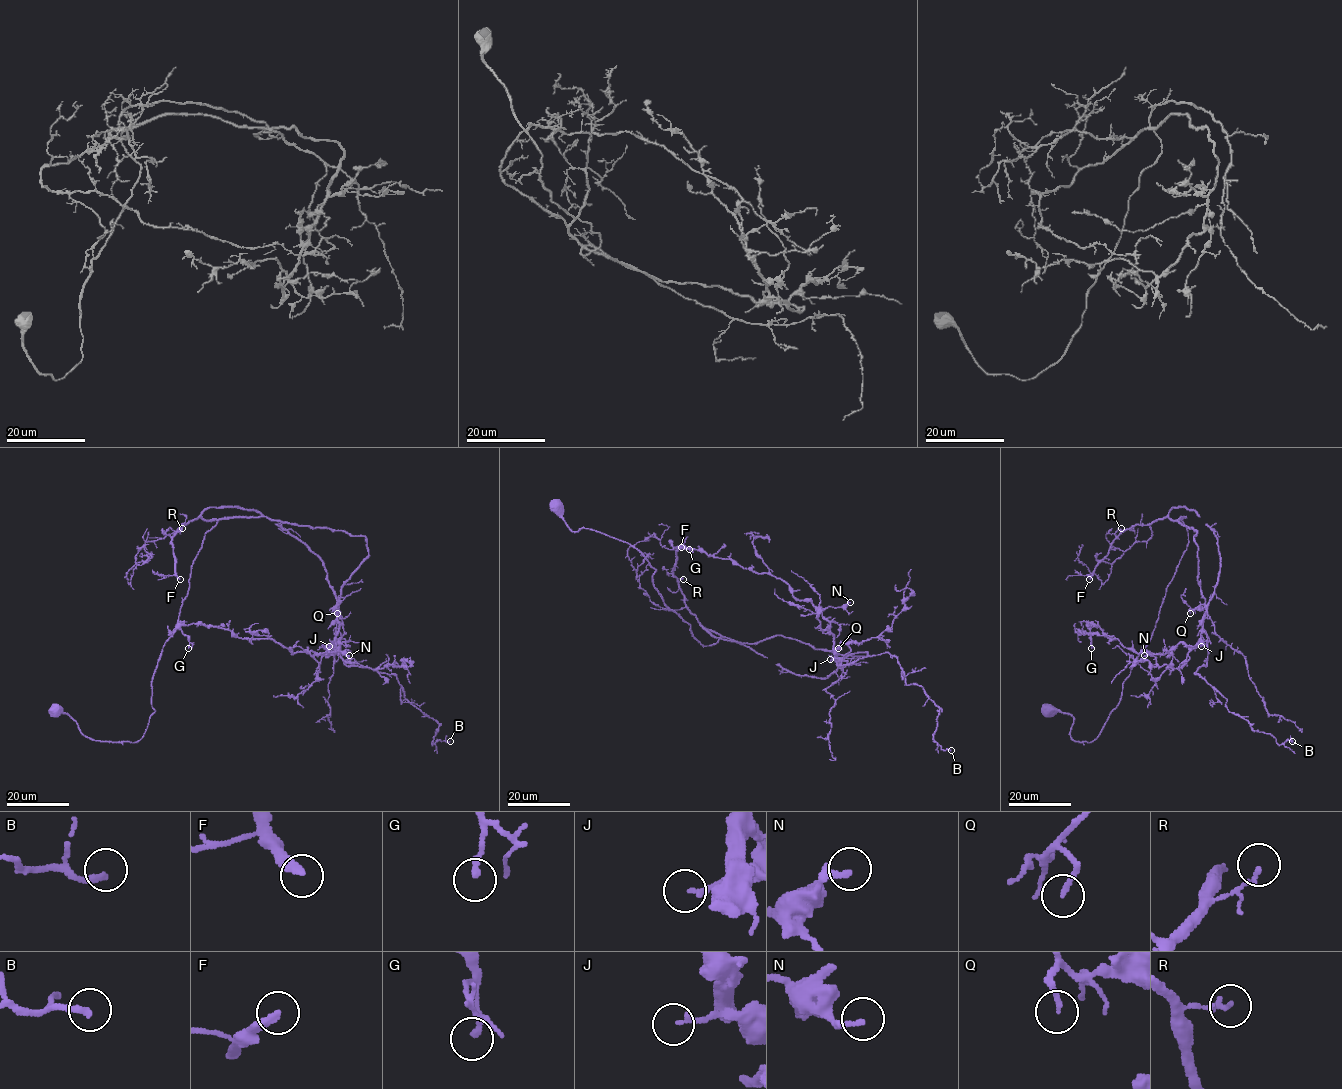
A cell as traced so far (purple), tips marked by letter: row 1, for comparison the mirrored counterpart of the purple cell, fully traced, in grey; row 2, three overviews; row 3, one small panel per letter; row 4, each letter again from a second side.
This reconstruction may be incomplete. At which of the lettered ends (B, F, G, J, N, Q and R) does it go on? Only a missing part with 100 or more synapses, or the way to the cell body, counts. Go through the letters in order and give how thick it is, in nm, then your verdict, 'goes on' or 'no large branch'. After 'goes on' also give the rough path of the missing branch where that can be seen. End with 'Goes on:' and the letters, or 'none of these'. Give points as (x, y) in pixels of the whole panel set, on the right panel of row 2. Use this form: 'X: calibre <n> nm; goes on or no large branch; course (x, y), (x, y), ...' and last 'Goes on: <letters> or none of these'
B: calibre 240 nm; no large branch
F: calibre 320 nm; goes on; course (1089, 579), (1085, 607), (1096, 627), (1109, 622), (1135, 640), (1170, 725), (1180, 735), (1192, 729)
G: calibre 220 nm; no large branch
J: calibre 180 nm; no large branch
N: calibre 240 nm; no large branch
Q: calibre 180 nm; no large branch
R: calibre 120 nm; no large branch
Goes on: F

